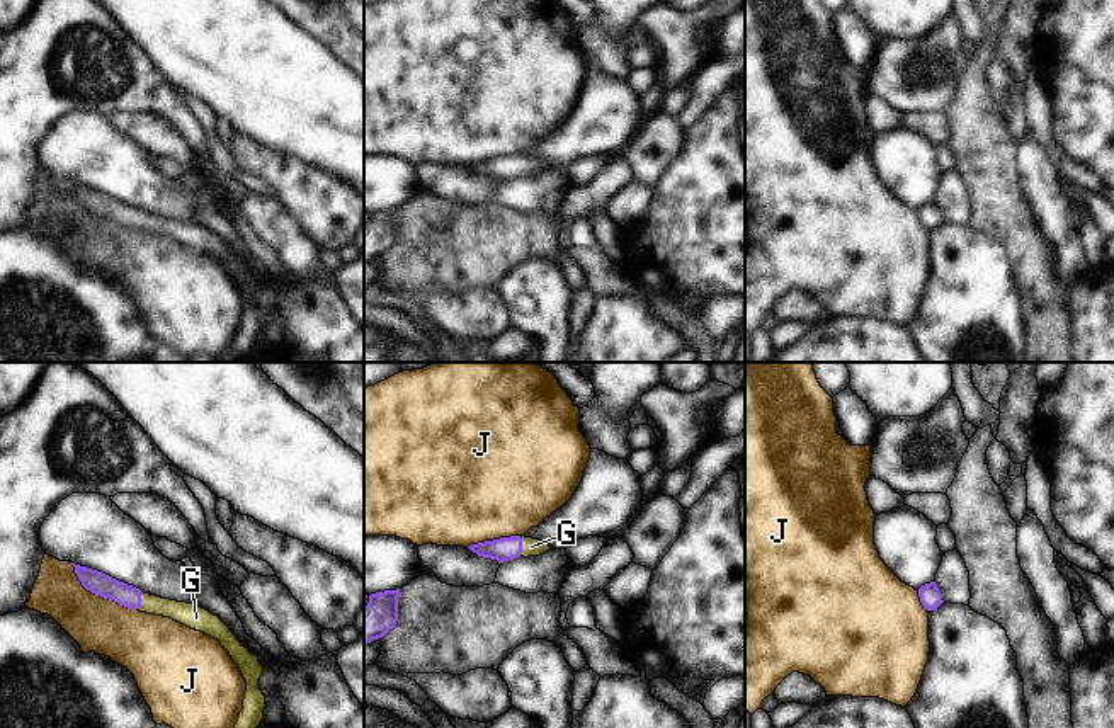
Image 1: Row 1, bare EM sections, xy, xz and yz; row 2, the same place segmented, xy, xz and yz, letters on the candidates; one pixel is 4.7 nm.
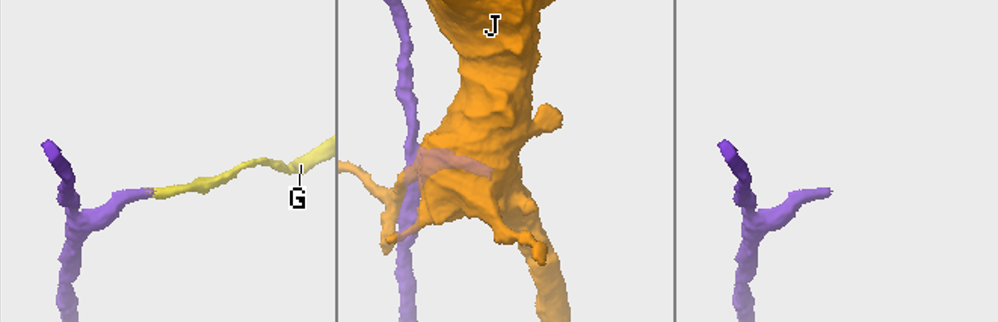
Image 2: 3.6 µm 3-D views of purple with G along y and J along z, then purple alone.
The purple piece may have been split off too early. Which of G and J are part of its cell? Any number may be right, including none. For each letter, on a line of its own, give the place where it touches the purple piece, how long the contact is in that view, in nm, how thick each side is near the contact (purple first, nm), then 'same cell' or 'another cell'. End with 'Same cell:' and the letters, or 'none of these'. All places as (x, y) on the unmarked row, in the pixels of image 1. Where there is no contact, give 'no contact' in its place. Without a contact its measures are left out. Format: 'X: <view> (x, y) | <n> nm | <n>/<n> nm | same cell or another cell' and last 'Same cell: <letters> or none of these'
G: xz (521, 165) | 100 nm | 110/80 nm | same cell
J: xy (99, 213) | 400 nm | 110/260 nm | another cell
Same cell: G

